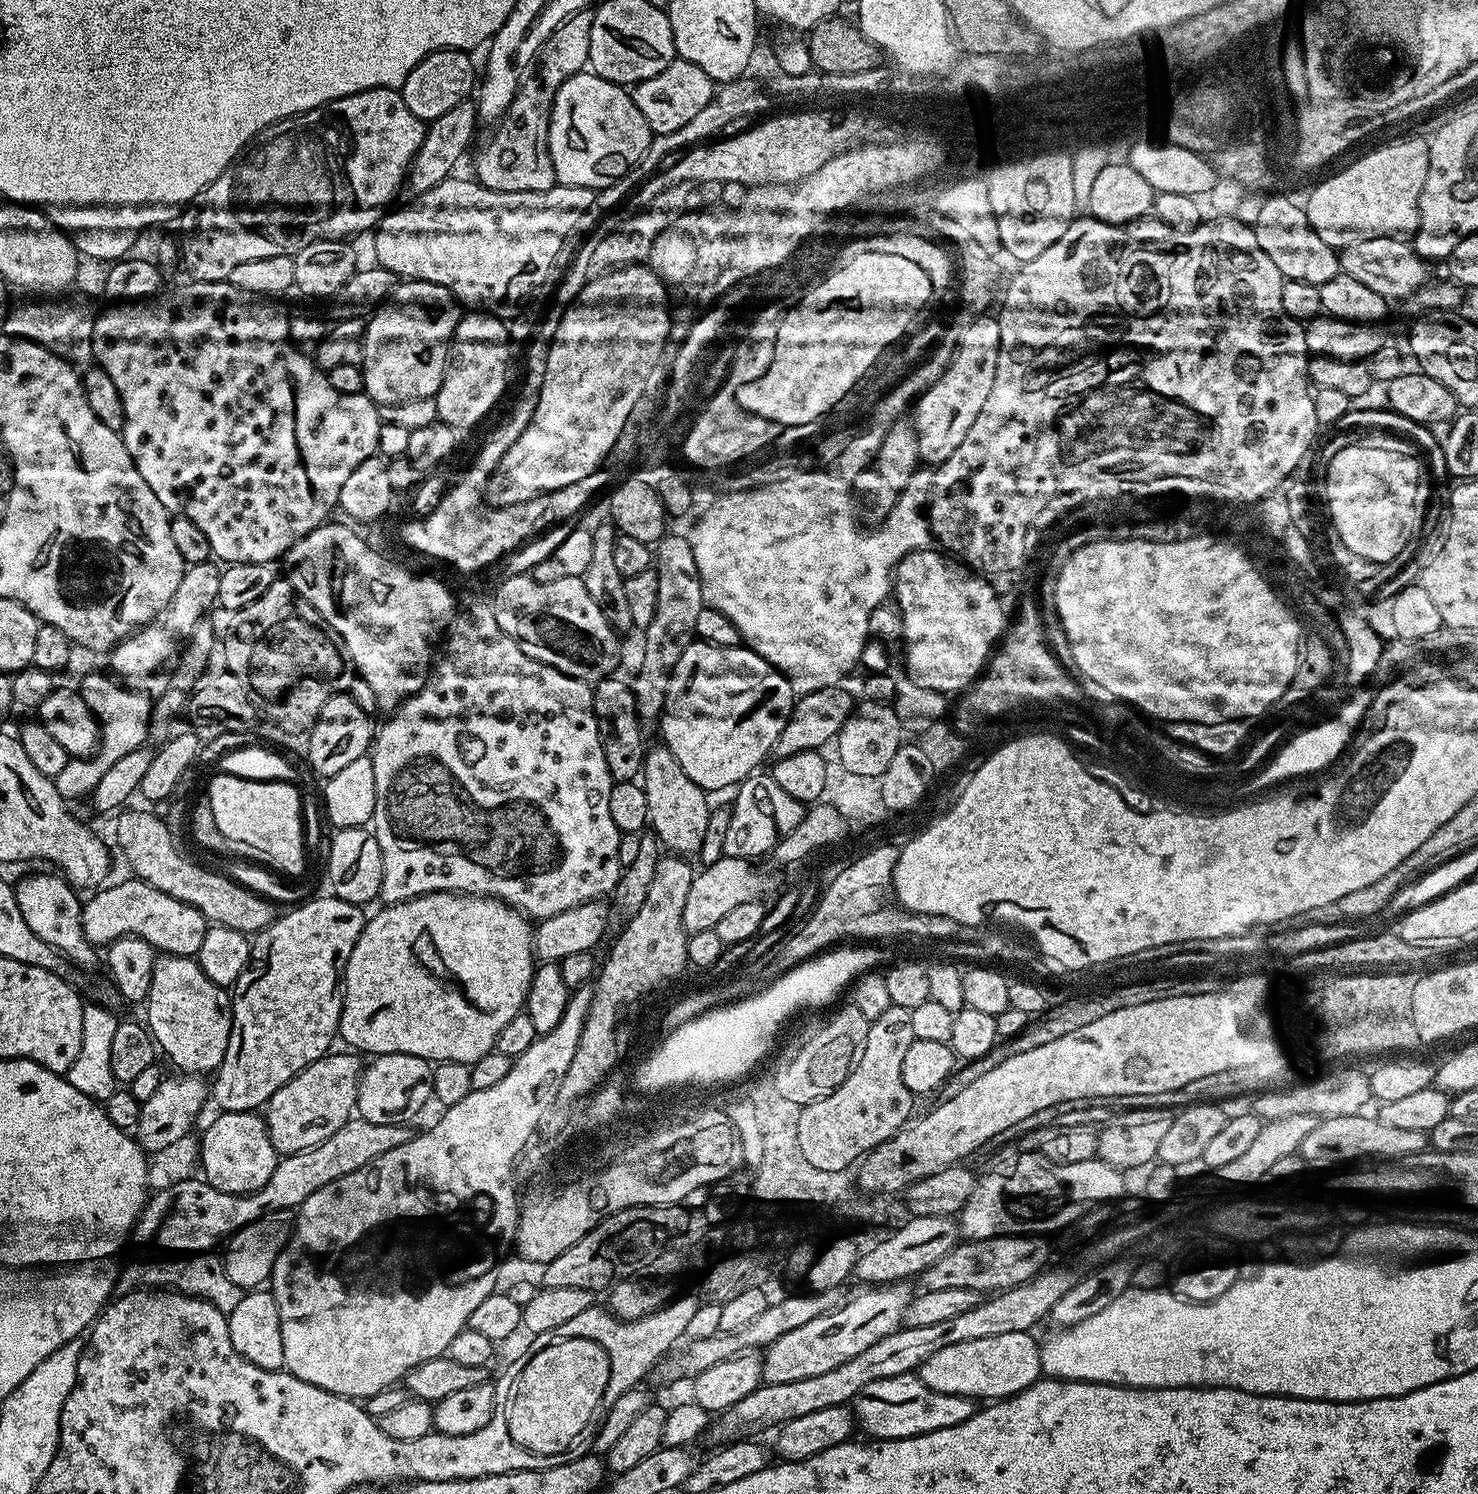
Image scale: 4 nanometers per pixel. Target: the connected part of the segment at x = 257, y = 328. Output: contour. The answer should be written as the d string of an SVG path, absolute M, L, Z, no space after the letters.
M192 280L185 288L172 292L169 296L149 298L143 302L120 302L108 306L100 317L92 320L92 355L95 363L106 374L118 390L118 398L122 398L122 414L124 426L122 435L124 445L138 470L142 474L146 486L154 490L154 498L162 502L162 506L170 514L185 516L206 534L212 547L212 556L225 565L234 562L266 562L279 561L285 552L289 552L298 541L319 524L325 523L328 516L339 505L342 485L350 473L366 458L377 455L378 430L381 420L378 405L367 394L338 394L334 386L330 386L325 369L315 364L307 351L296 347L288 334L289 313L279 308L279 303L268 298L252 296L248 292L238 290L227 280L202 282Z

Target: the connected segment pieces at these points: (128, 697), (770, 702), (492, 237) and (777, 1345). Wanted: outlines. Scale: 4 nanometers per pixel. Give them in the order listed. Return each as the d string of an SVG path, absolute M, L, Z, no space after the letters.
M92 672L78 685L78 691L86 705L99 720L100 740L99 747L91 758L69 759L66 770L62 770L62 774L54 777L58 794L65 802L80 800L83 796L84 799L91 797L98 782L102 782L102 774L106 774L106 770L110 770L110 766L114 766L118 758L126 758L126 754L145 747L149 739L153 701L146 693L135 692L132 689L135 687L125 686L119 679L108 676L103 676L100 672Z
M697 639L686 646L682 658L678 658L678 666L674 666L658 728L661 733L664 731L663 743L674 754L674 758L678 758L678 766L686 770L686 774L699 788L712 793L719 788L731 789L739 785L740 781L759 769L756 767L764 759L769 759L772 747L778 742L790 718L793 703L794 693L788 677L757 652L747 646L727 648Z
M449 178L443 180L438 186L419 193L415 198L412 198L409 204L404 204L401 208L393 207L387 214L381 215L374 229L376 241L372 244L373 250L376 251L375 263L379 265L379 267L393 272L397 278L403 278L404 280L425 280L431 284L442 286L447 292L451 292L453 297L455 297L461 305L476 304L472 306L501 318L507 317L507 312L510 311L519 300L526 299L527 296L531 294L532 288L538 287L539 284L547 278L548 271L551 270L552 263L556 260L556 255L564 248L564 239L566 239L568 235L573 235L573 233L576 232L578 218L582 218L584 211L592 205L593 189L583 188L582 186L557 184L555 188L542 190L541 192L499 192L498 190L490 190L489 188L482 187L472 178L469 178L469 180L456 179L457 178Z
M897 1282L865 1287L860 1290L864 1292L858 1293L853 1300L852 1297L845 1299L844 1303L830 1314L814 1318L814 1322L806 1322L806 1326L790 1330L790 1334L782 1334L782 1338L768 1345L763 1353L763 1383L798 1382L799 1379L825 1374L826 1371L849 1361L862 1350L869 1349L874 1342L900 1330L913 1297L913 1293L908 1292L908 1286L907 1283Z

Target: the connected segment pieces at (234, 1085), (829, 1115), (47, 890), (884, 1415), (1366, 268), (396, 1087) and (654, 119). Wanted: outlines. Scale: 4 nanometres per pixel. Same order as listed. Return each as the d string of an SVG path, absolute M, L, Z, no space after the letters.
M331 894L308 900L288 913L277 915L268 927L255 933L251 941L251 956L247 968L237 978L231 989L232 1029L226 1054L214 1073L210 1084L210 1096L216 1099L220 1112L256 1112L263 1109L268 1099L290 1078L294 1078L306 1066L318 1058L329 1055L340 1027L340 1015L344 1009L342 977L344 967L354 950L354 942L362 934L366 916L357 905L340 900Z
M893 1004L882 1018L869 1023L862 1062L854 1065L846 1082L837 1086L829 1096L801 1107L798 1146L802 1146L803 1156L813 1166L818 1166L818 1170L843 1173L844 1168L852 1163L855 1165L905 1127L913 1115L914 1094L905 1084L902 1064L906 1050L910 1050L916 1039L912 1009Z
M40 872L37 876L28 876L21 884L15 885L16 901L22 918L26 918L26 926L42 938L49 946L63 954L73 965L81 964L88 968L96 960L97 949L89 940L84 939L80 914L82 900L79 900L77 889L73 888L63 875L47 876Z
M912 1372L870 1382L852 1400L850 1407L859 1431L864 1431L865 1437L874 1440L901 1440L934 1430L946 1430L966 1422L978 1410L977 1401L968 1396L930 1390L930 1386L926 1386L926 1382L922 1382L919 1375Z
M1366 236L1357 238L1345 248L1339 249L1340 271L1350 278L1358 278L1374 294L1383 296L1389 302L1395 302L1405 296L1411 298L1419 288L1429 283L1429 265L1412 249L1407 239L1398 236Z
M386 1054L377 1056L373 1064L363 1069L360 1074L356 1112L370 1122L402 1124L413 1119L423 1108L423 1103L433 1097L433 1065L427 1060L410 1054Z
M677 58L666 66L666 70L662 70L662 74L654 74L654 78L638 82L630 95L634 106L642 110L642 118L646 118L653 134L661 136L686 126L686 122L690 122L690 118L697 116L706 107L706 102L712 100L713 91L714 81L708 77L706 70L694 66L694 62Z

